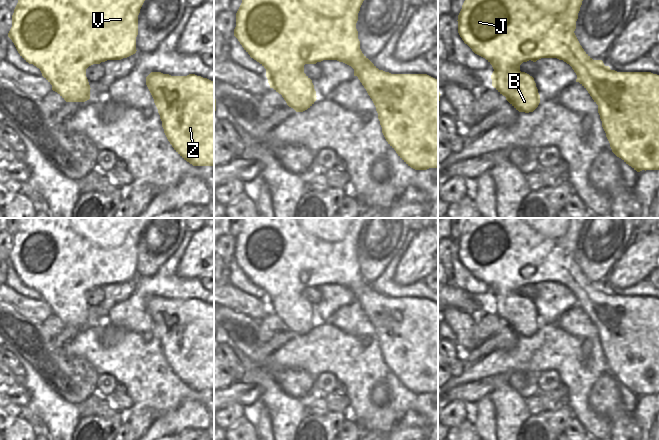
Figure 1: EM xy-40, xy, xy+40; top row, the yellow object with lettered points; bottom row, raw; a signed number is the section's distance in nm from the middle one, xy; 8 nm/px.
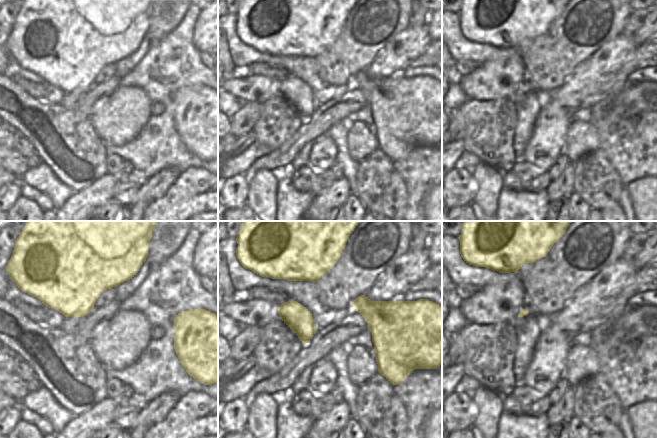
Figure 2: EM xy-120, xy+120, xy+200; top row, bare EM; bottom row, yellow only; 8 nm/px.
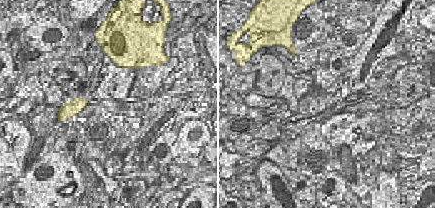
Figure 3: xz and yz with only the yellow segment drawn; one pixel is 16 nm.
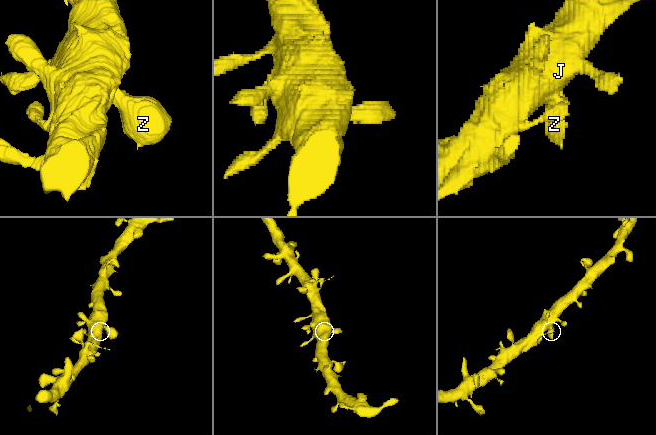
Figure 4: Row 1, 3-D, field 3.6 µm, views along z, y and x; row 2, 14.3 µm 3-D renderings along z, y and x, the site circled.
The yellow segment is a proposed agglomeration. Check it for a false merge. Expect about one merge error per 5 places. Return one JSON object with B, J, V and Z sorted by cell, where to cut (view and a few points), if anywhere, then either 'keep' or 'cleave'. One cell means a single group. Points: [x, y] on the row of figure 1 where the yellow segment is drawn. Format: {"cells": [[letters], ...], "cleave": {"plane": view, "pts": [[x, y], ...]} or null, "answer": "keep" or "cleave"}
{"cells": [["B", "J", "V", "Z"]], "cleave": null, "answer": "keep"}

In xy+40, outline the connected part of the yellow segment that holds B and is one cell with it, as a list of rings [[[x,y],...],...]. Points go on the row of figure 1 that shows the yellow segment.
[[[465,0],[462,9],[458,15],[458,33],[465,44],[472,51],[485,58],[493,67],[491,75],[492,86],[519,112],[533,112],[540,103],[540,95],[536,87],[534,78],[525,72],[520,71],[520,65],[529,60],[536,62],[541,58],[557,58],[569,64],[577,75],[576,82],[579,82],[590,94],[594,102],[598,105],[598,113],[602,121],[602,127],[610,143],[612,152],[621,158],[626,164],[631,166],[637,172],[642,170],[659,170],[659,75],[651,72],[617,72],[605,66],[602,60],[593,60],[580,45],[574,31],[576,21],[583,0]]]

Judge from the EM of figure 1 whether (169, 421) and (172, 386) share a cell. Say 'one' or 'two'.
two

